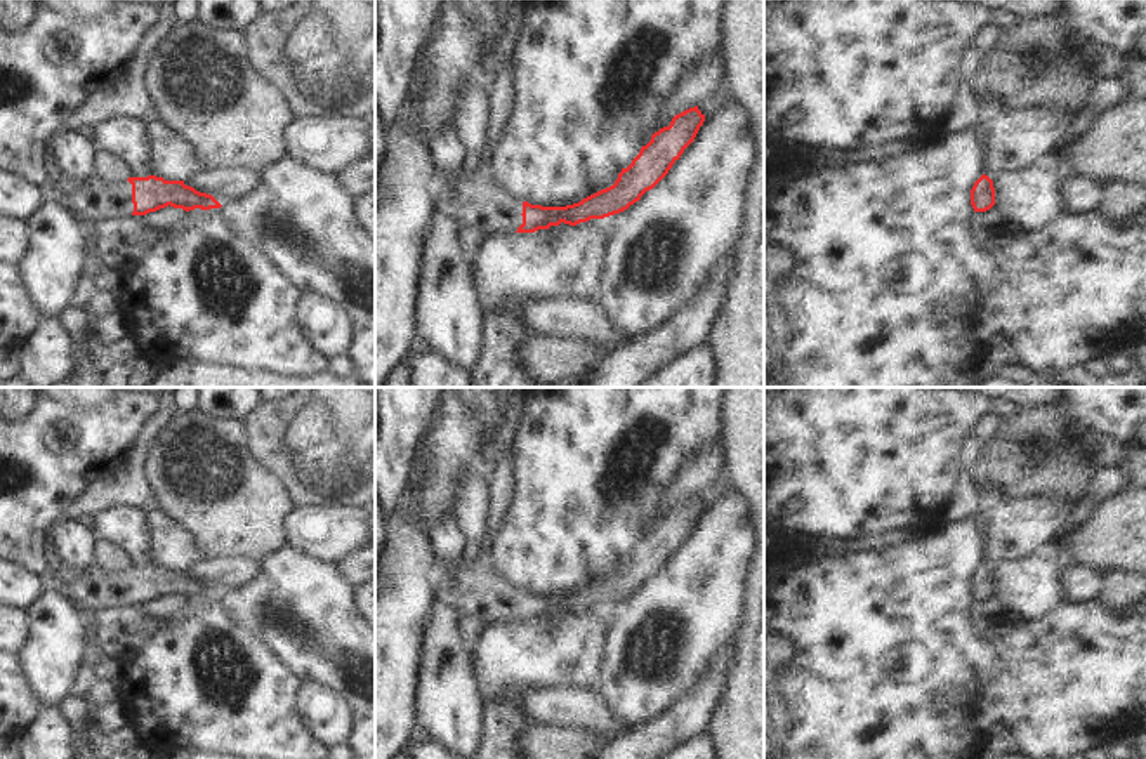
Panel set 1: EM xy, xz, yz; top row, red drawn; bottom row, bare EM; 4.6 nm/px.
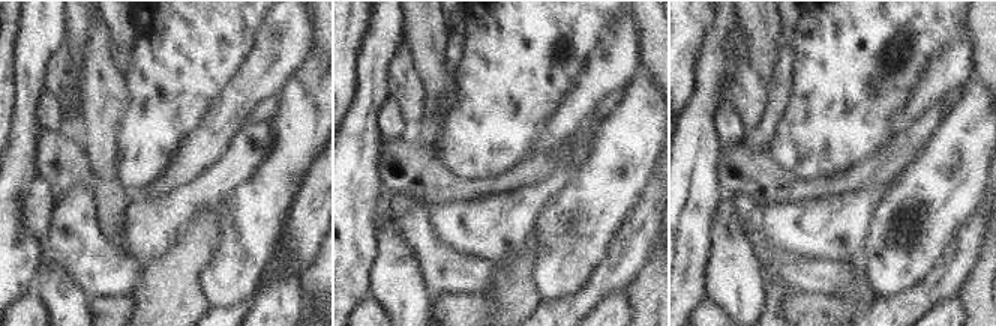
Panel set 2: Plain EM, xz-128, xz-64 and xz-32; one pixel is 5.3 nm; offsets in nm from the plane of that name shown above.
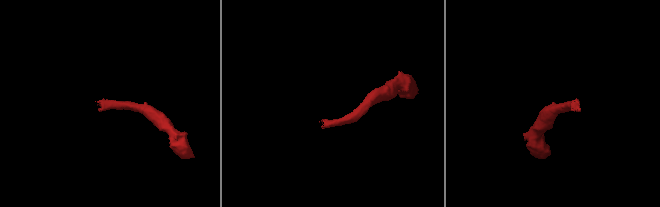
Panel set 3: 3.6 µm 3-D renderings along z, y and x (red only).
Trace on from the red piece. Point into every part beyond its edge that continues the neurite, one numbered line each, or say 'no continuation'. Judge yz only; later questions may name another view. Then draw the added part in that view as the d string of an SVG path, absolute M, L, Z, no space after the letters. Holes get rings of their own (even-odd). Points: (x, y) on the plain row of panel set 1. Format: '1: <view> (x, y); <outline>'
no continuation

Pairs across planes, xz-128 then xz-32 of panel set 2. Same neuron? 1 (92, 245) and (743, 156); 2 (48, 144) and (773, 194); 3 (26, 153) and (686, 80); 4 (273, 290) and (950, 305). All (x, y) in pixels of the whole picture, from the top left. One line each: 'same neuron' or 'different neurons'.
1: different neurons
2: same neuron
3: different neurons
4: same neuron

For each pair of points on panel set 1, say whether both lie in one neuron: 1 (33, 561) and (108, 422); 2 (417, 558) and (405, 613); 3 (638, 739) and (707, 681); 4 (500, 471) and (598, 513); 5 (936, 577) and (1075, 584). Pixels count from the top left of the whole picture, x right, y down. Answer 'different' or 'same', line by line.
1: same
2: same
3: same
4: different
5: different

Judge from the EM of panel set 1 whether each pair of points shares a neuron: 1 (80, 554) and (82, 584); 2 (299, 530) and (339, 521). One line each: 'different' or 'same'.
1: different
2: same

